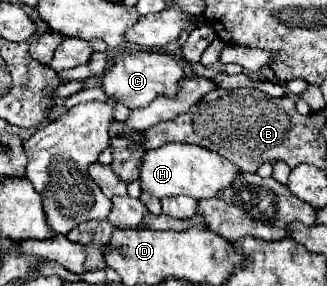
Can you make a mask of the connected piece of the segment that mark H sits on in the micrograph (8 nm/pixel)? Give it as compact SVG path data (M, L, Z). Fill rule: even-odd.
M164 144L156 150L148 150L142 158L140 166L140 180L142 190L156 196L156 198L172 198L172 196L190 196L196 200L204 198L218 198L222 190L226 190L232 182L240 176L238 166L230 160L192 144Z

